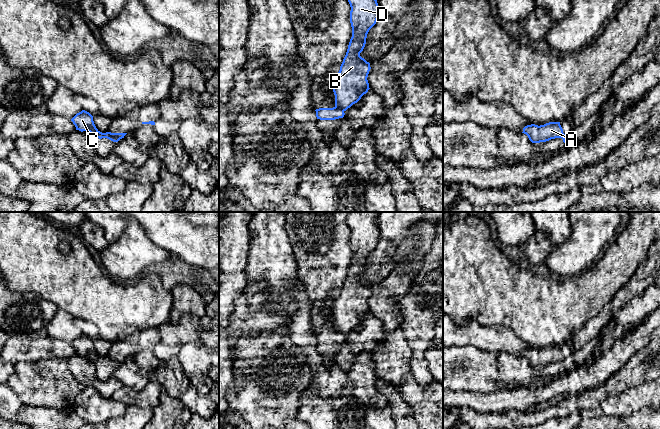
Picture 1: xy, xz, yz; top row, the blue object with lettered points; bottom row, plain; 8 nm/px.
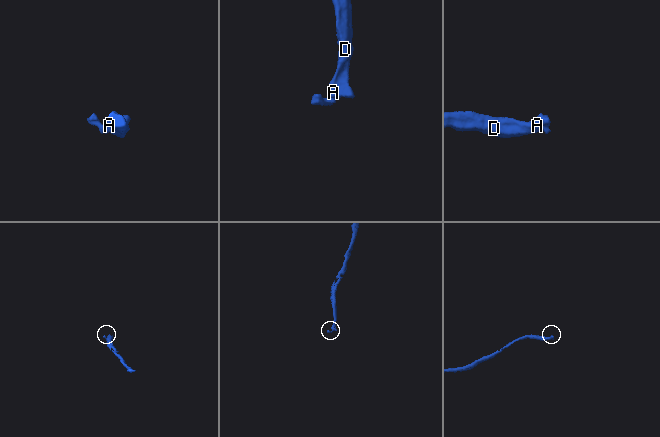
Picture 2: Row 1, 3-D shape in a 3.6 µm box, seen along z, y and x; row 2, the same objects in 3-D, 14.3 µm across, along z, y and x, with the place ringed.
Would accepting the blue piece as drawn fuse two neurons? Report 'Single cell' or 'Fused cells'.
Fused cells

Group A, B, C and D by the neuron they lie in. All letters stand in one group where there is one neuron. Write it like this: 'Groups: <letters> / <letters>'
Groups: A B D / C

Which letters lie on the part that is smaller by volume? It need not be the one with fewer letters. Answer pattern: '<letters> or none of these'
C

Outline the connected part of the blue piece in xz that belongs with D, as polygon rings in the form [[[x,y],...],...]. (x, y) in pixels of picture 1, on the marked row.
[[[348,0],[352,37],[339,72],[333,77],[332,89],[335,107],[346,111],[368,92],[367,80],[370,63],[360,56],[369,30],[376,24],[379,14],[377,0]]]

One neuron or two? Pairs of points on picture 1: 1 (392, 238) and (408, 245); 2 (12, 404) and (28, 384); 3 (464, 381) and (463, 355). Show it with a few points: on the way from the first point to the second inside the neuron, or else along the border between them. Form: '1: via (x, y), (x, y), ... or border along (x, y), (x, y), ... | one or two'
1: border along (414, 223), (393, 255), (394, 265) | two
2: border along (10, 387), (22, 404) | two
3: via (464, 375), (468, 369), (465, 361) | one

